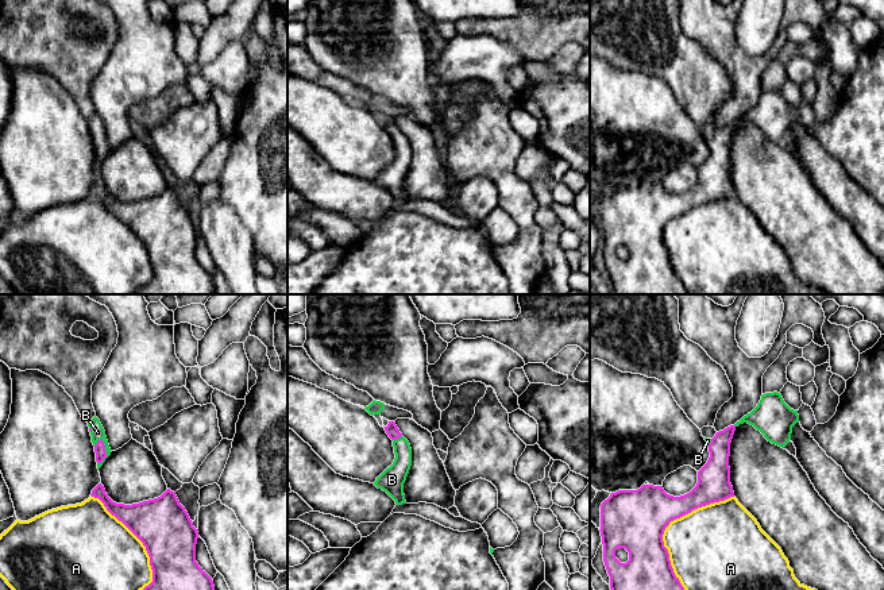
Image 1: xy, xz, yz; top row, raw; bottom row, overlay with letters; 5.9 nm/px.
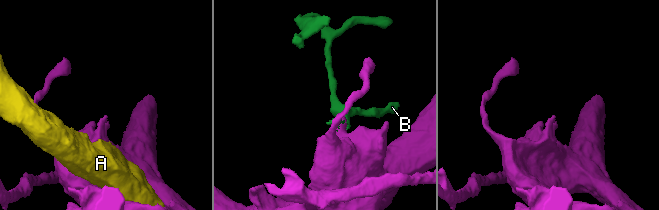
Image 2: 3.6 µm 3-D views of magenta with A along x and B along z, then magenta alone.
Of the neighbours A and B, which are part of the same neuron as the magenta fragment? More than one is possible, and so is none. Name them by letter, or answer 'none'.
B

